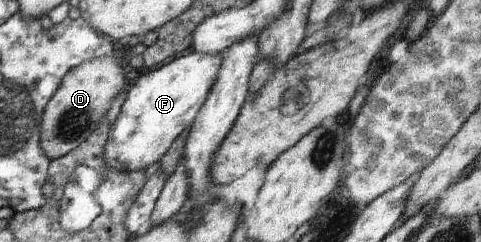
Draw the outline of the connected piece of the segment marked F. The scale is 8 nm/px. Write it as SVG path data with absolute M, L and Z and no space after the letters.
M194 51L162 67L146 70L137 83L127 89L128 97L111 126L103 156L106 166L131 172L146 170L148 165L158 162L172 143L191 128L218 78L222 63L221 54Z

